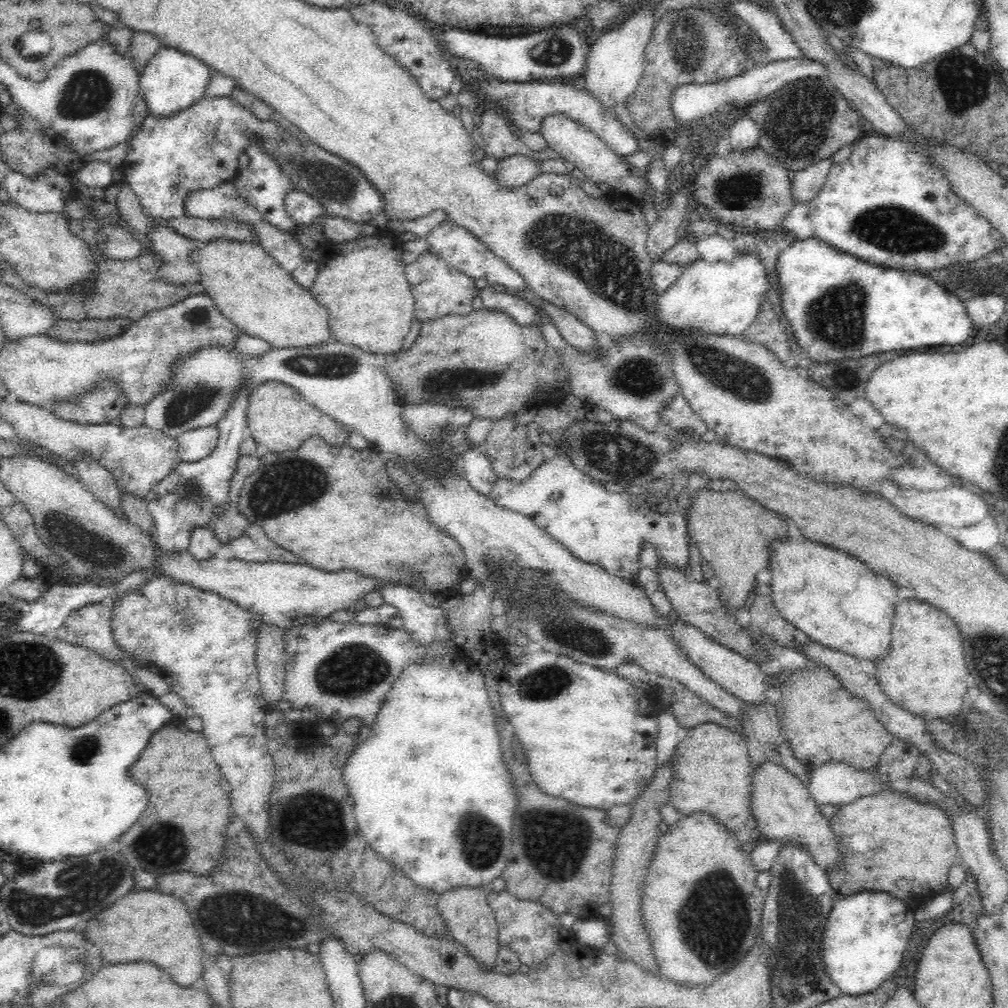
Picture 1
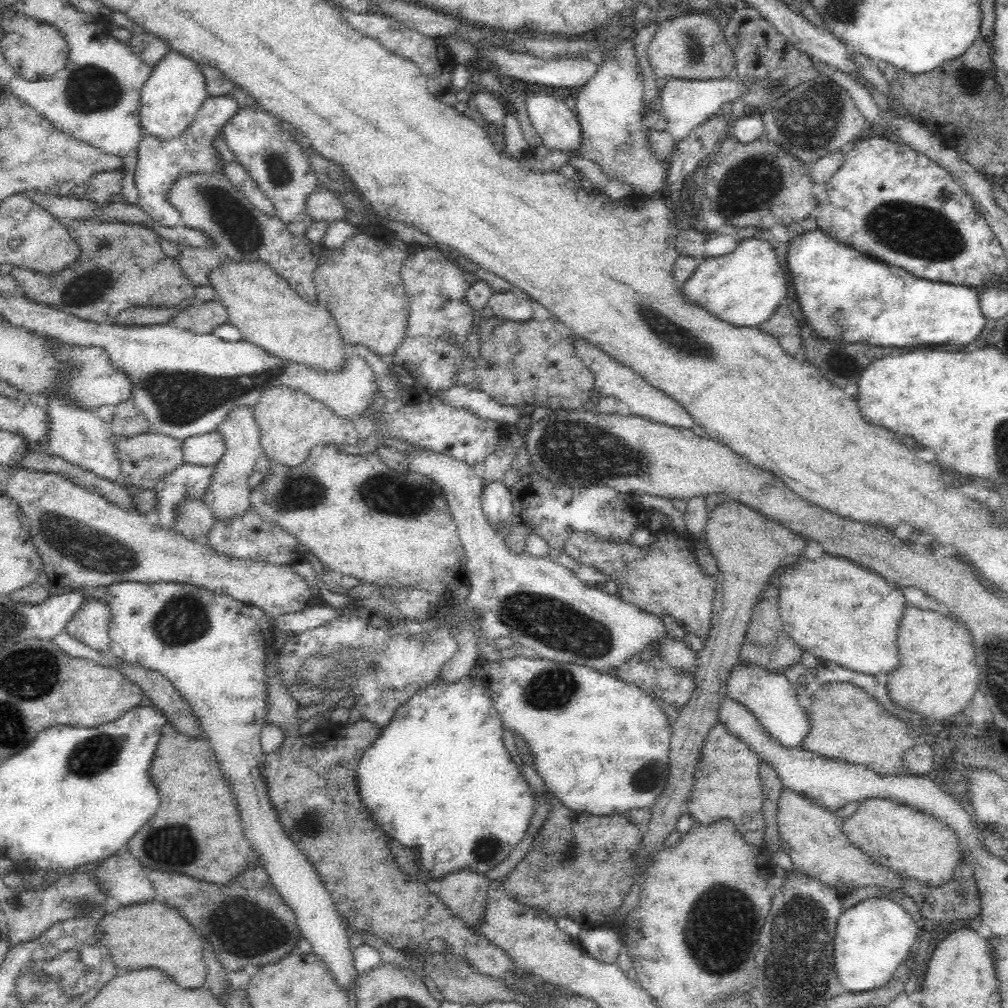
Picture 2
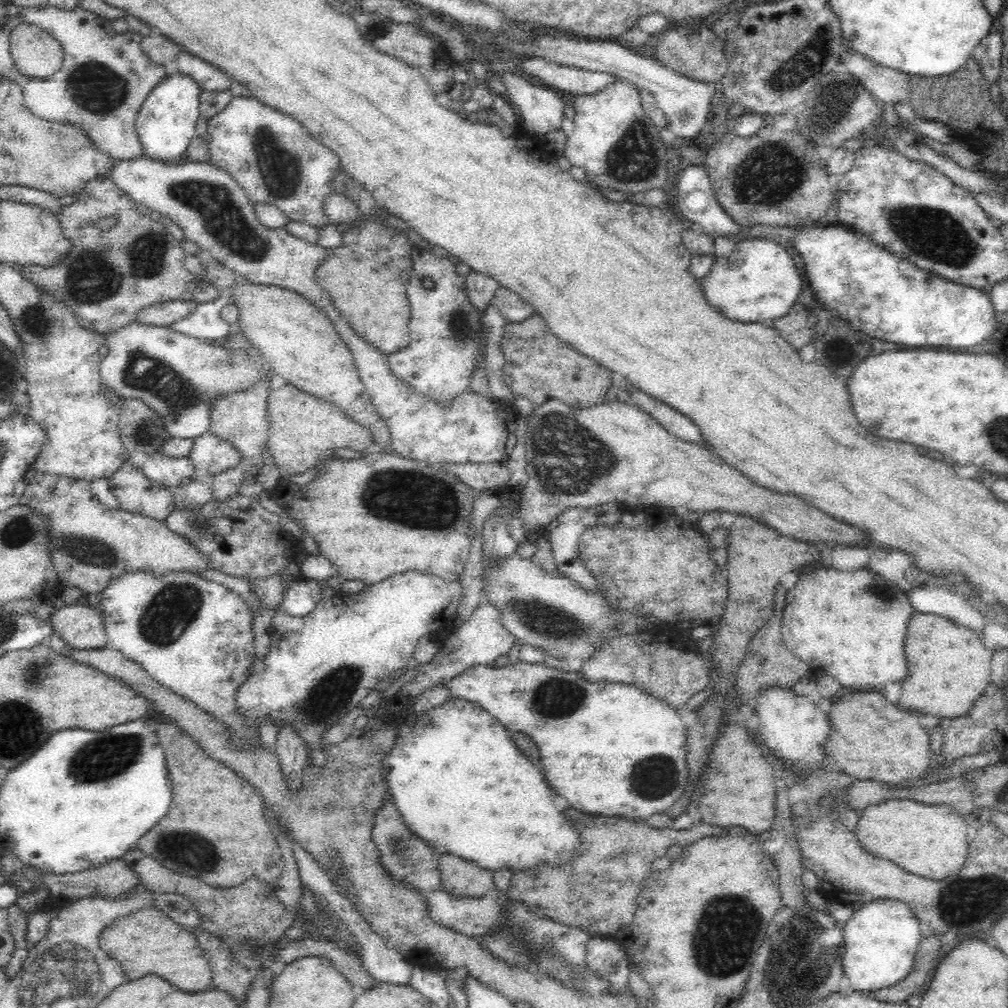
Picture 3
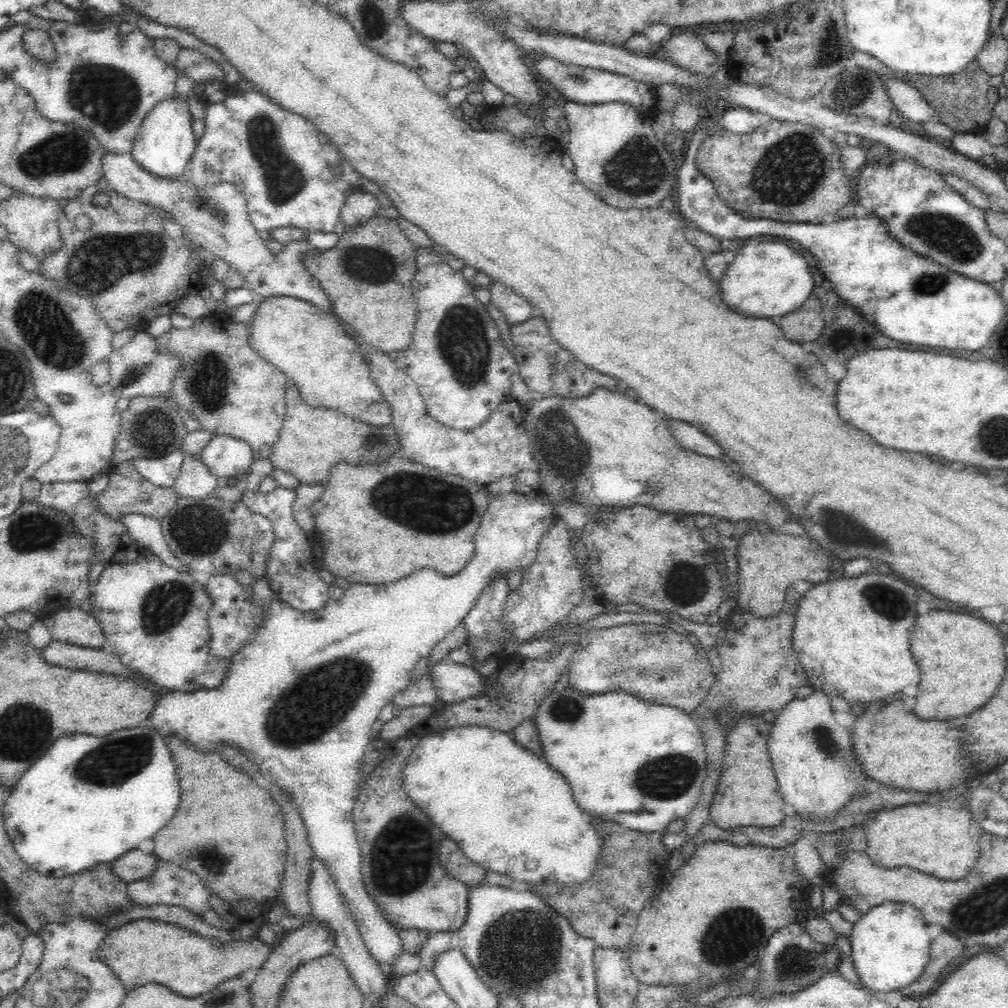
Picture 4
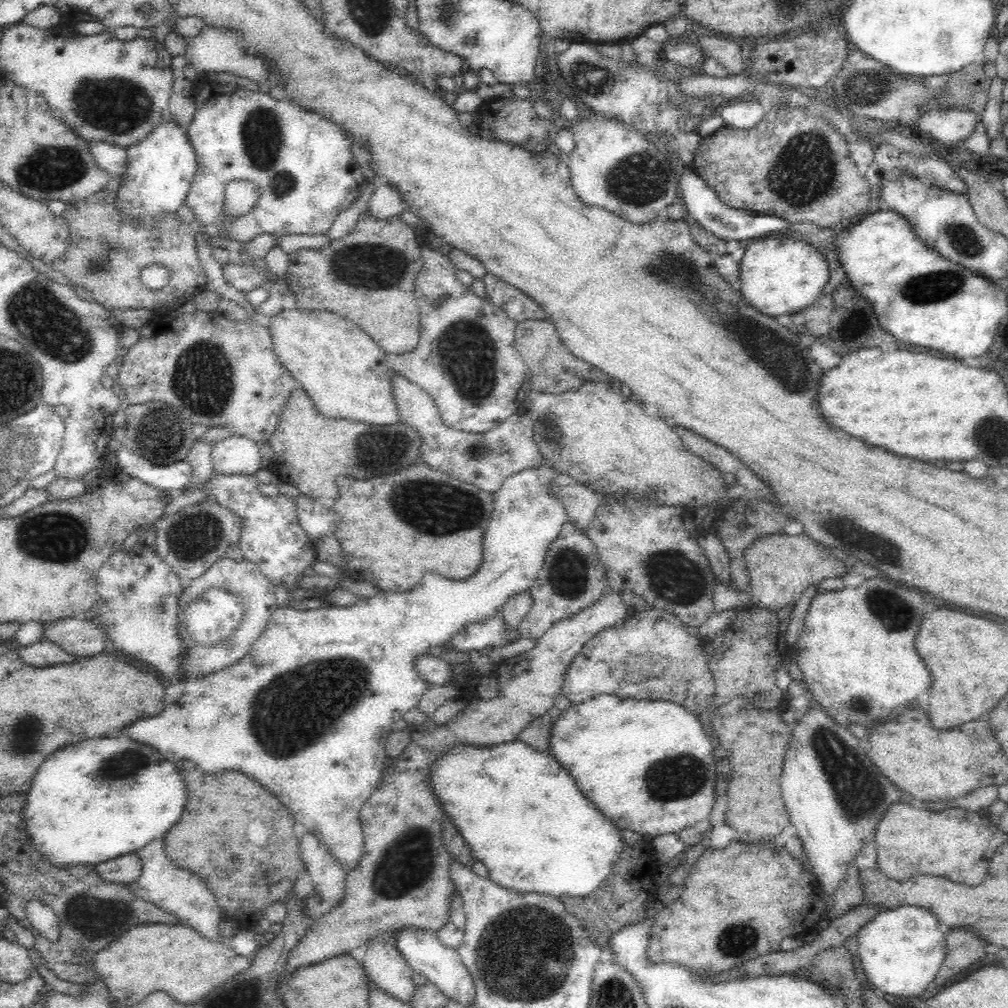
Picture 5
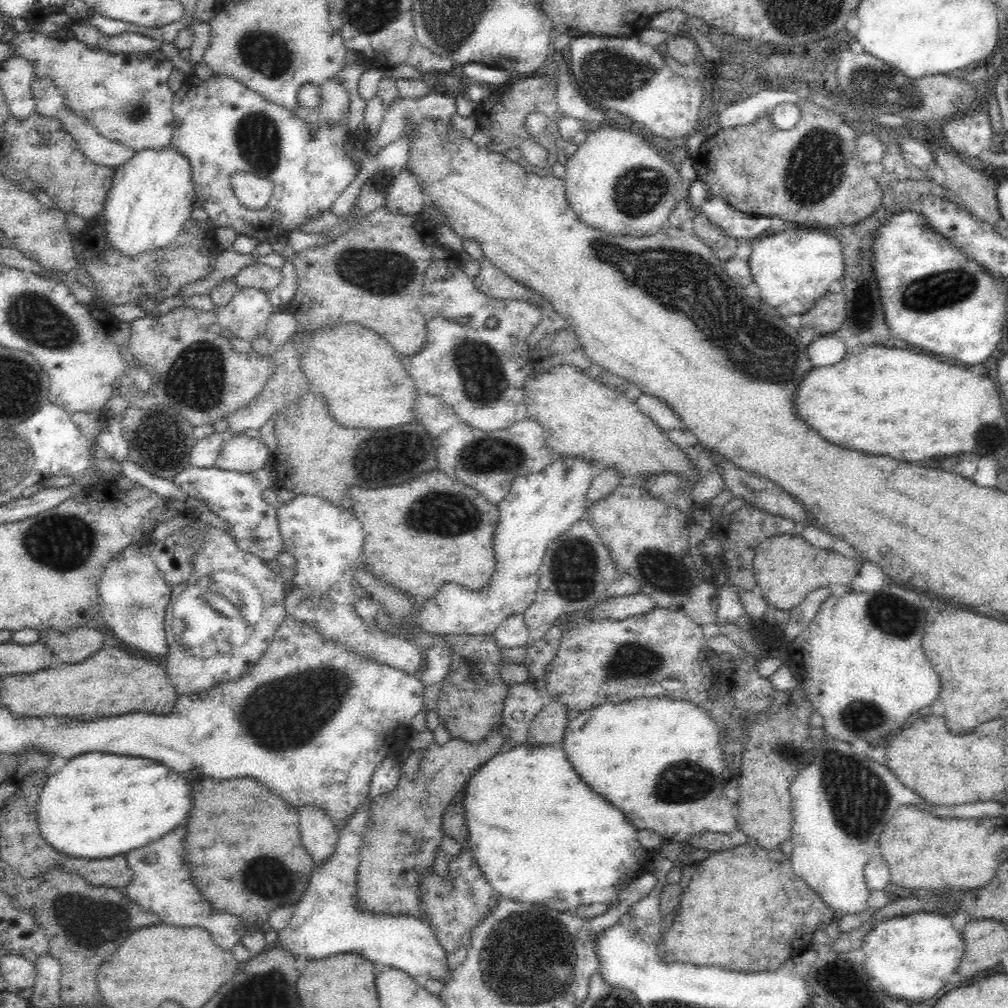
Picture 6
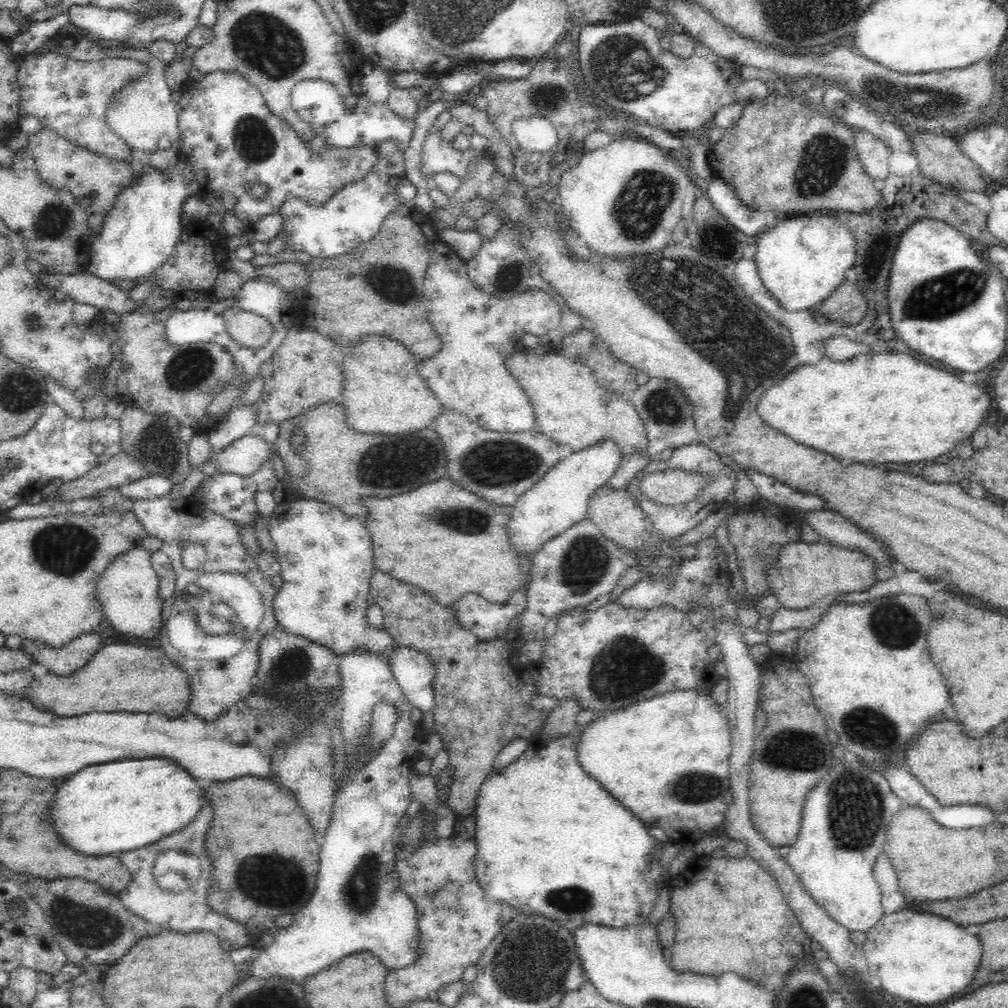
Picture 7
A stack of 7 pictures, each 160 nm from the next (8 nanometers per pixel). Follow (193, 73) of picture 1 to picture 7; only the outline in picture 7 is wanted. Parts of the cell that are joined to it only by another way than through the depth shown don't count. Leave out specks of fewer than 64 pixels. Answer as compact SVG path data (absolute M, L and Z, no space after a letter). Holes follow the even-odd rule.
M182 160L169 171L146 166L142 178L133 180L118 195L112 210L105 214L102 226L91 240L90 262L83 269L116 286L118 281L138 284L140 279L150 278L183 239L180 206L188 196L196 194L201 194L201 186L187 162Z

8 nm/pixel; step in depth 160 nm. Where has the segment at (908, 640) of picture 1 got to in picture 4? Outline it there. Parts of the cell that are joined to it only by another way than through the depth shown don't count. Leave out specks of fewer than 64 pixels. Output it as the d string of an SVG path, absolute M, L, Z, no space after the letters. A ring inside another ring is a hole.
M932 610L927 612L926 616L918 614L918 620L910 634L910 650L920 668L920 686L914 712L925 721L926 718L950 721L952 716L954 719L962 716L963 719L970 712L982 708L990 700L990 696L994 696L998 684L1006 674L1006 652L1002 646L1004 646L1002 634L992 624L982 622L980 618L974 618L970 614L944 612L944 610Z

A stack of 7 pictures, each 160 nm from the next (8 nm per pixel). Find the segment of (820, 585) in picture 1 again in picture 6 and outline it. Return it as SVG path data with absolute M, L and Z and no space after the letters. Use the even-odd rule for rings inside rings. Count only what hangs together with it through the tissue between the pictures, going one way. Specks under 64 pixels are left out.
M888 584L883 589L876 592L861 592L851 590L845 596L840 598L830 595L818 609L814 620L810 622L808 628L800 636L788 644L787 660L790 660L789 668L796 668L796 674L800 676L799 684L804 688L803 691L807 694L807 698L813 704L815 710L824 718L823 729L833 739L842 742L856 742L856 740L864 740L868 744L878 742L880 738L886 738L894 732L898 732L900 728L908 726L912 720L910 716L916 714L920 708L930 706L940 692L940 680L938 674L934 672L930 660L924 656L922 652L922 638L924 638L924 628L926 628L927 608L922 607L922 594L915 589L911 589L901 584Z

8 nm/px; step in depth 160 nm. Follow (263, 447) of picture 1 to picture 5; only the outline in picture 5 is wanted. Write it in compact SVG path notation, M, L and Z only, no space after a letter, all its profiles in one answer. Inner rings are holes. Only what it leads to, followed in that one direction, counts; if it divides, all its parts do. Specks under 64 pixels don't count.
M303 388L294 389L290 399L278 418L276 430L269 438L272 446L272 468L280 480L294 485L302 495L331 503L339 497L336 482L340 476L356 480L368 480L374 476L392 474L404 466L420 462L422 439L419 432L404 422L393 425L374 426L351 420L326 420L310 401L310 396Z

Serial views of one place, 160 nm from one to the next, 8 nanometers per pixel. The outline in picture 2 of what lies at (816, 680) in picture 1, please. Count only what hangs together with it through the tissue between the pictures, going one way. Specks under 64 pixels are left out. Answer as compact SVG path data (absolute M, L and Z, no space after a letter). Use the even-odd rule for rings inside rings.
M854 682L819 683L812 700L814 703L807 709L811 727L802 746L804 750L820 756L864 765L880 776L904 775L906 751L918 743L930 741L930 737L912 729L909 723L900 721L875 696Z

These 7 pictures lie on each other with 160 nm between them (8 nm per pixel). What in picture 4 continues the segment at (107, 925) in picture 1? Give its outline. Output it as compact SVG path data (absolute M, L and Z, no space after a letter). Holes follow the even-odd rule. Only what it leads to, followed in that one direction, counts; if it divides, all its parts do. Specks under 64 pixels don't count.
M138 919L108 932L100 943L98 958L116 973L126 990L156 982L180 996L190 998L210 992L217 984L238 977L249 968L258 970L273 950L274 947L257 938L250 941L238 939L222 944L214 938L200 936L173 924Z

